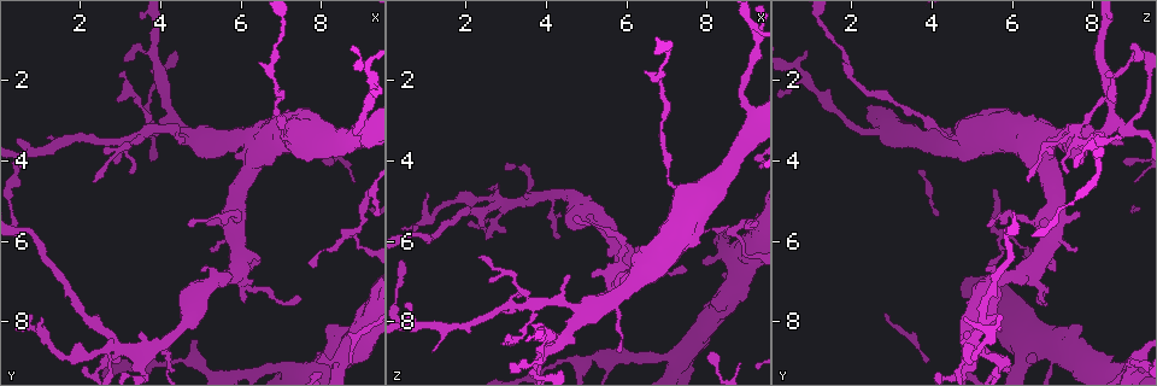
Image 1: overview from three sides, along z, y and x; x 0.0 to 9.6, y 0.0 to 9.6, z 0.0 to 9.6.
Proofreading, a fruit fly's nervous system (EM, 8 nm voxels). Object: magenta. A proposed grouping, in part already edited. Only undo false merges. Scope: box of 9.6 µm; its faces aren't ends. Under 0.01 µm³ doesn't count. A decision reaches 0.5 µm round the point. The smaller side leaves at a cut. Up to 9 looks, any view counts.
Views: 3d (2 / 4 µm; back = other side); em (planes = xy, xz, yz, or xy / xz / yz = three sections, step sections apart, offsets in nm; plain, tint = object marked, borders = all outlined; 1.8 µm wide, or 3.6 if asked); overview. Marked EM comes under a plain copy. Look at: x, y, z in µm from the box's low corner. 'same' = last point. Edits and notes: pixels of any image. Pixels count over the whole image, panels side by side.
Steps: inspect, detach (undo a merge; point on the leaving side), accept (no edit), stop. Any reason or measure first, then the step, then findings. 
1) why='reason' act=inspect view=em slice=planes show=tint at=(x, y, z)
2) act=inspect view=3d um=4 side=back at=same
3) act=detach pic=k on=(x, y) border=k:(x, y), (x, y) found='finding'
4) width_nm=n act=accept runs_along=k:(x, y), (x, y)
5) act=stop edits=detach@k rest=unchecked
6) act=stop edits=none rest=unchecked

why='calibre changes' act=inspect view=em slice=xz step=16 show=tint at=(5.95, 6.95, 6.55)

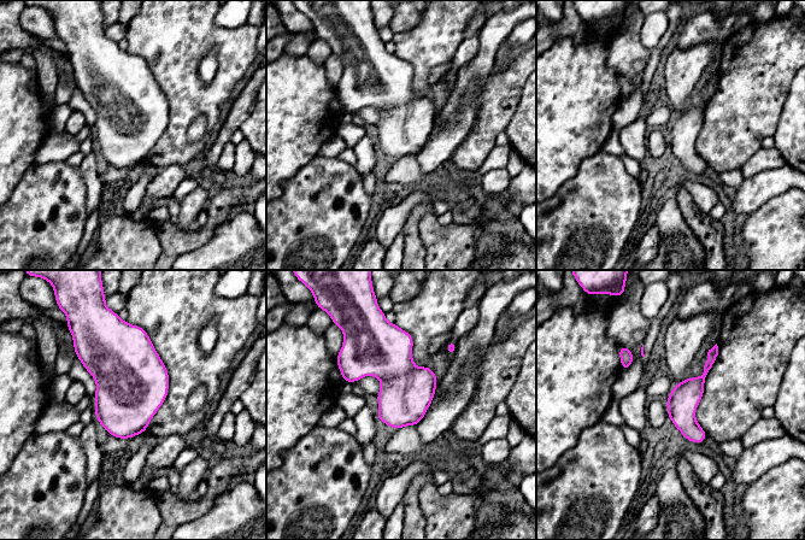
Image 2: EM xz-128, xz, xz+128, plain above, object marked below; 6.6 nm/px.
act=inspect view=em slice=xy step=8 show=tint at=same

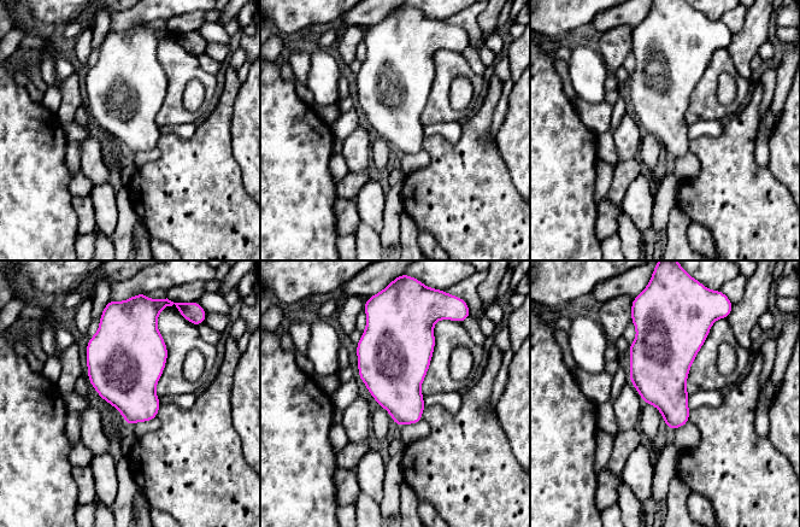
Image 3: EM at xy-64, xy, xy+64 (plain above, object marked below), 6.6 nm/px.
width_nm=360 act=accept found='continuous, no second cell'

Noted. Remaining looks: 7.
why='arms run side by side' act=inspect view=3d um=4 at=(8.75, 8.75, 6.45)

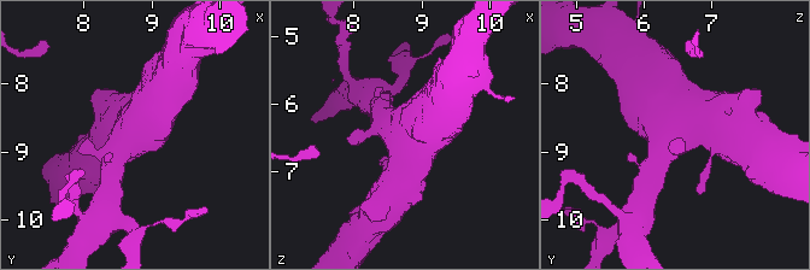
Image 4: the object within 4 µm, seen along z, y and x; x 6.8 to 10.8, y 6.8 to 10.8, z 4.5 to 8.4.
arms=4 act=inspect view=em um=3.6 slice=xy step=16 show=tint at=(8.75, 8.80, 6.45)

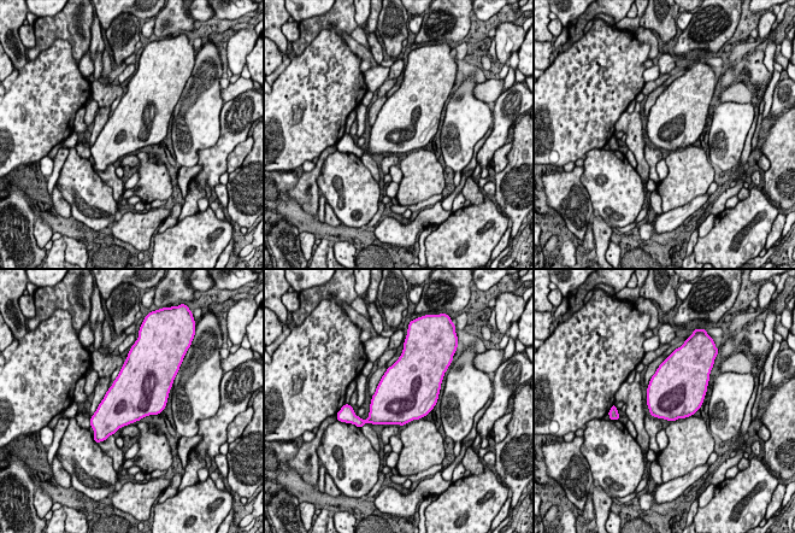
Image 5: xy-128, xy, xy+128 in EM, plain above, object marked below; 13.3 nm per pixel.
why='another direction' act=inspect view=em um=3.6 slice=planes show=tint at=same

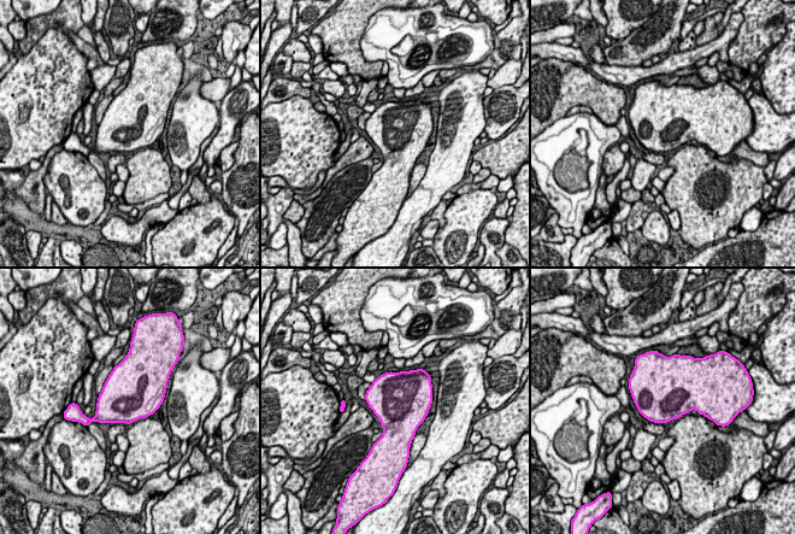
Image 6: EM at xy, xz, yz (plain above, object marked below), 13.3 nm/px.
width_nm=750 act=accept found='all the same cell'

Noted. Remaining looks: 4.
why='sharp bend' act=inspect view=em slice=planes show=tint at=(2.50, 9.10, 5.70)

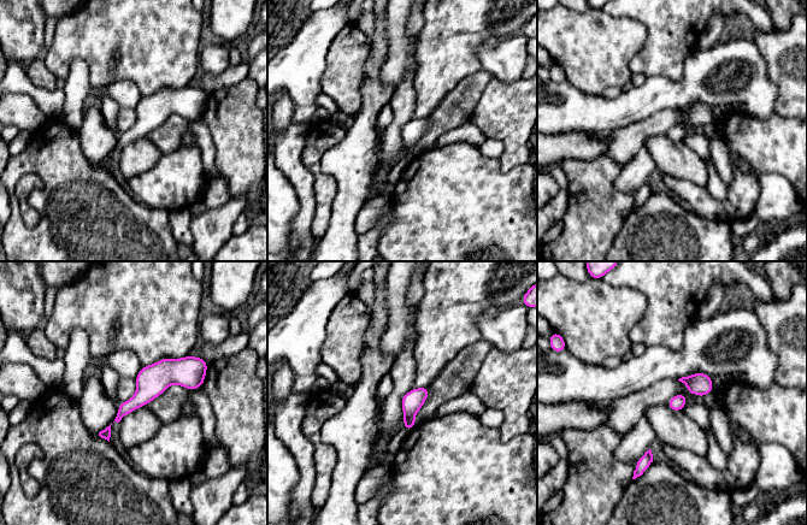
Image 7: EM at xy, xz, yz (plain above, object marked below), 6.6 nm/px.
width_nm=110 act=accept runs_along=7:(200, 371), (166, 371), (102, 434) found='all the same cell'

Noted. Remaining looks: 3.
act=inspect view=em slice=planes show=tint at=(0.70, 3.75, 8.10)

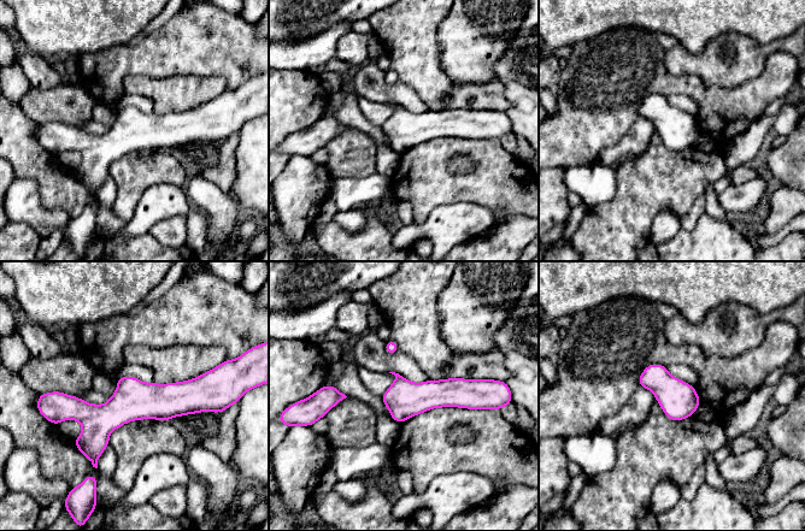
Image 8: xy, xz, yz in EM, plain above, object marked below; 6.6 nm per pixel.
act=accept found='all the same cell'

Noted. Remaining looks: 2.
act=stop edits=none rest=unchecked

